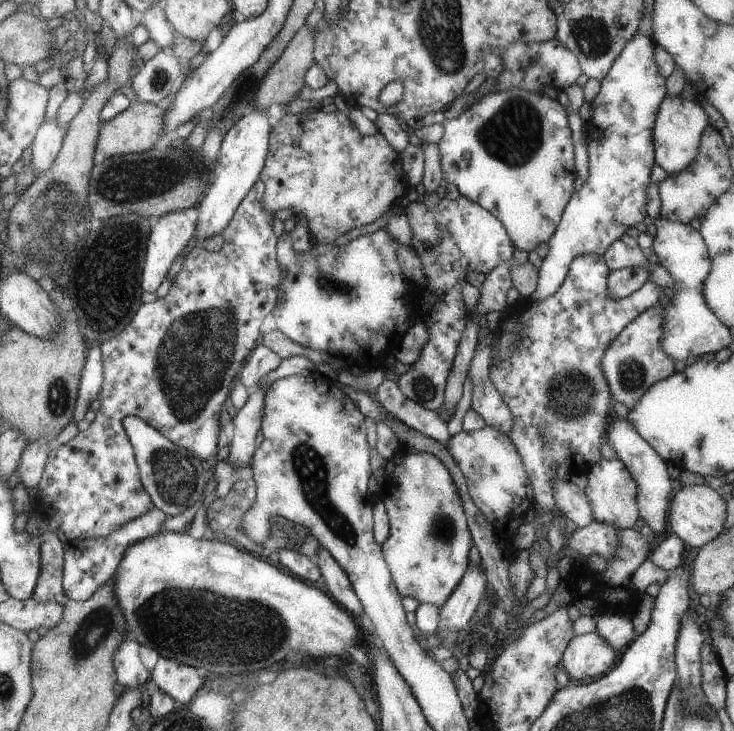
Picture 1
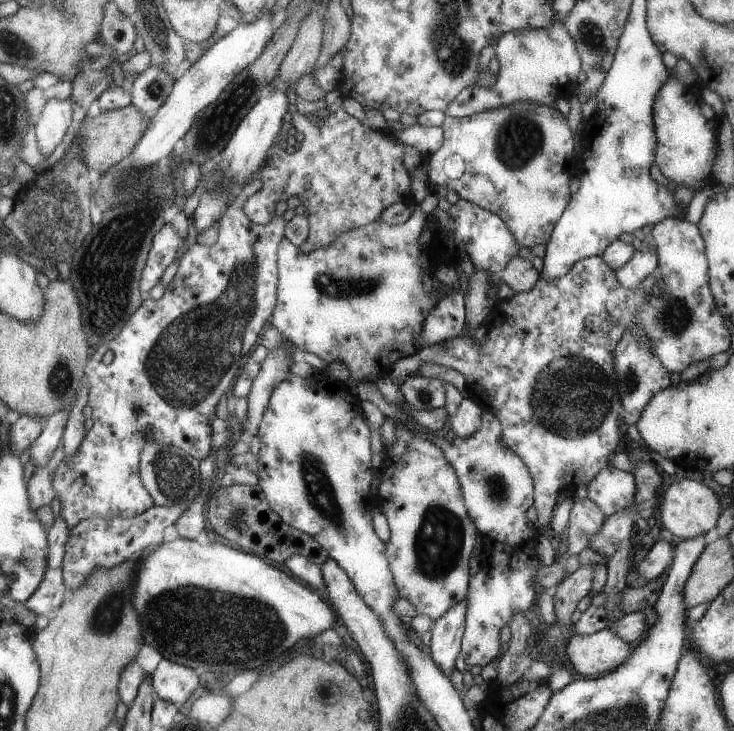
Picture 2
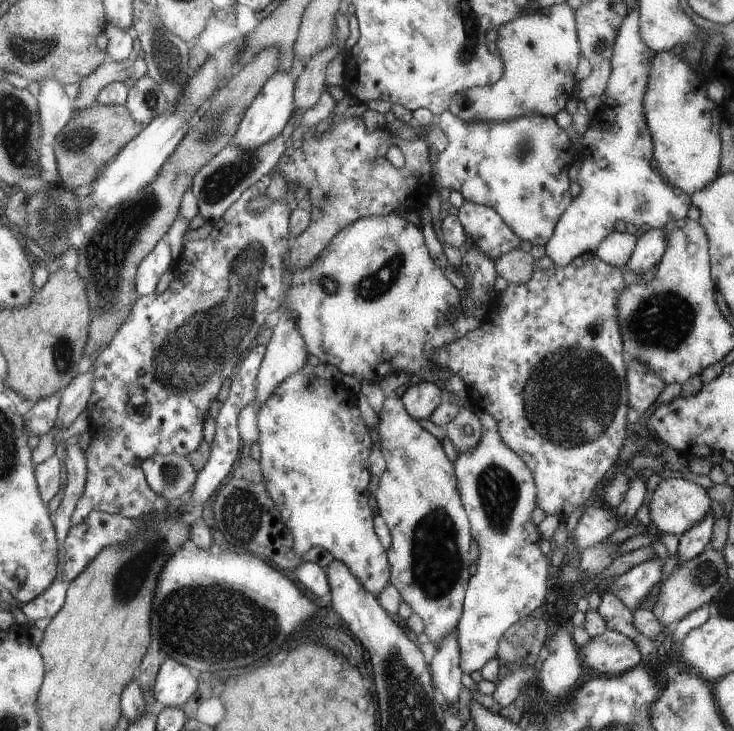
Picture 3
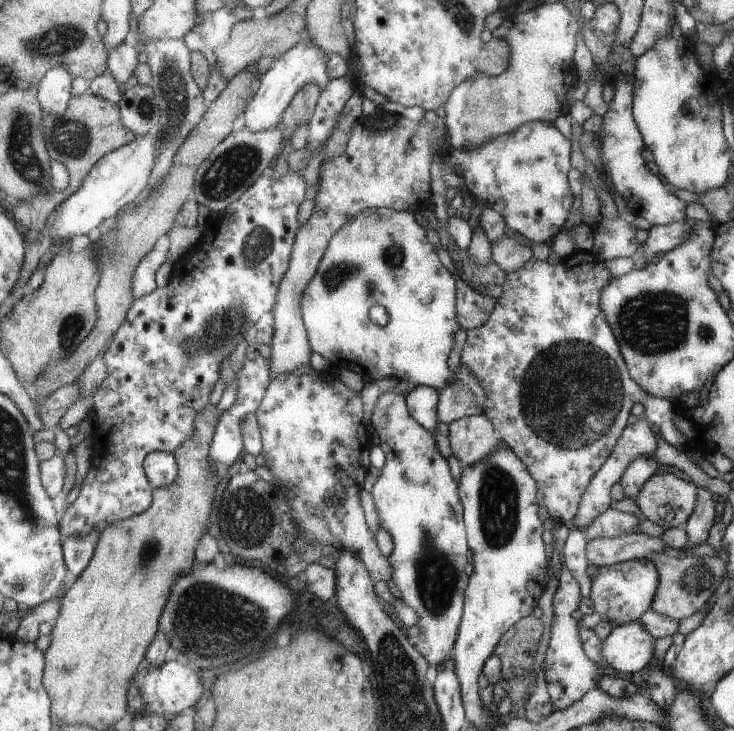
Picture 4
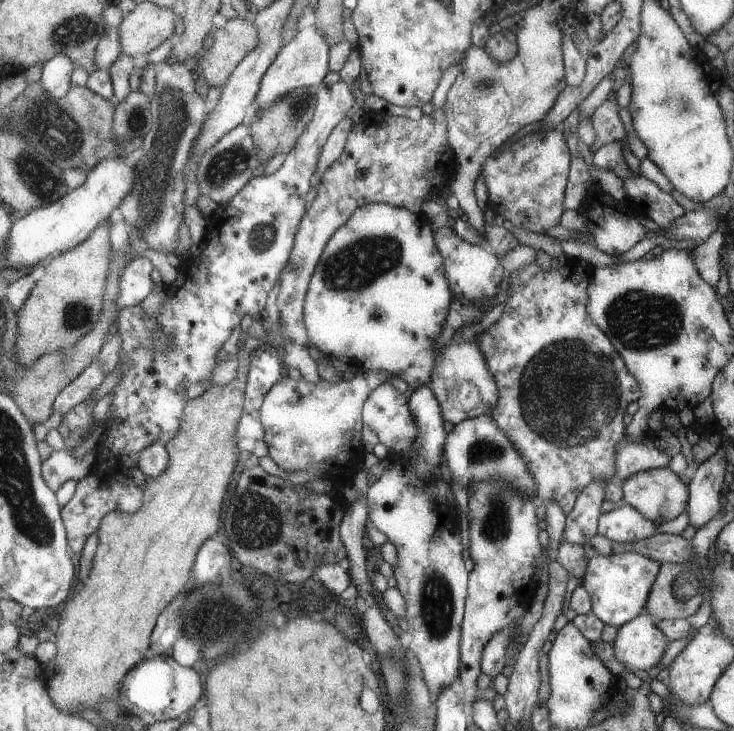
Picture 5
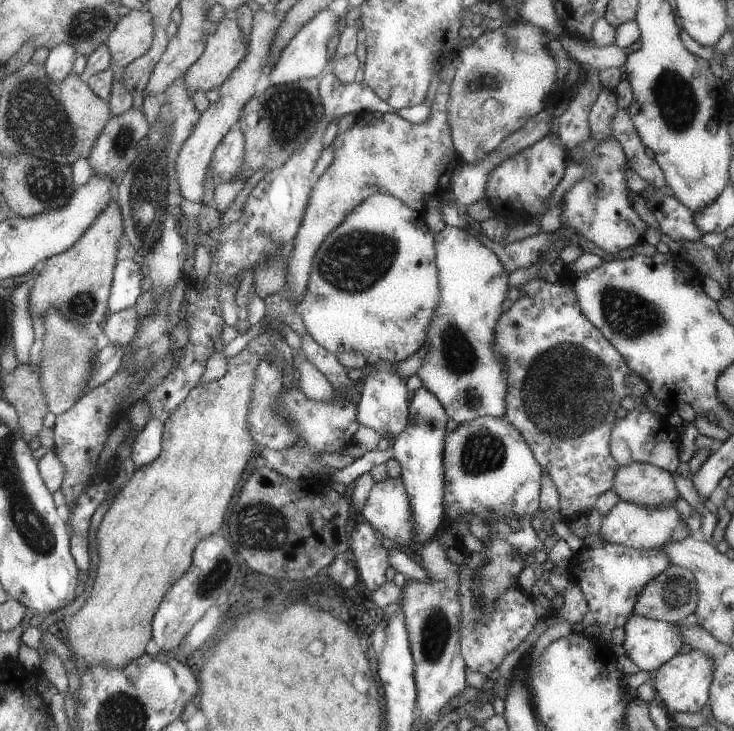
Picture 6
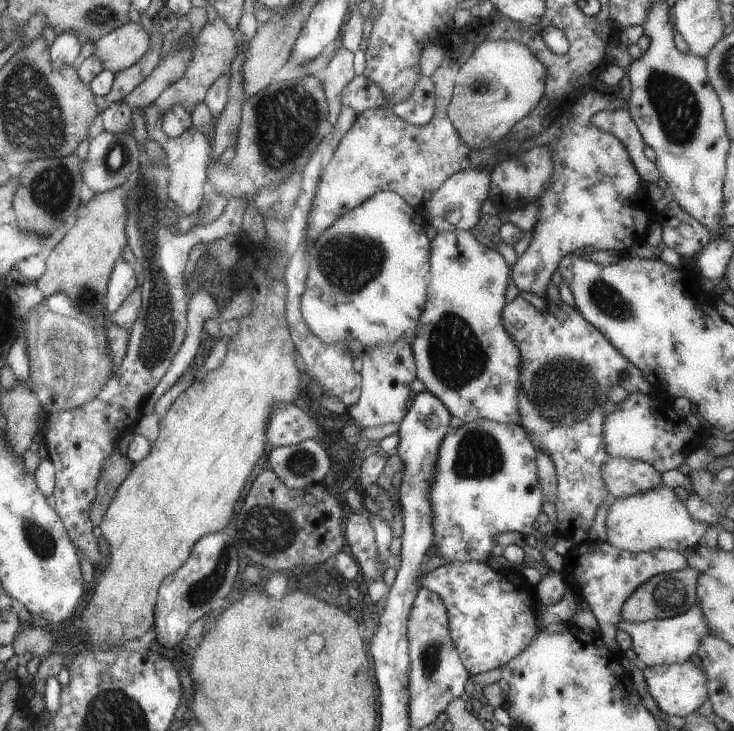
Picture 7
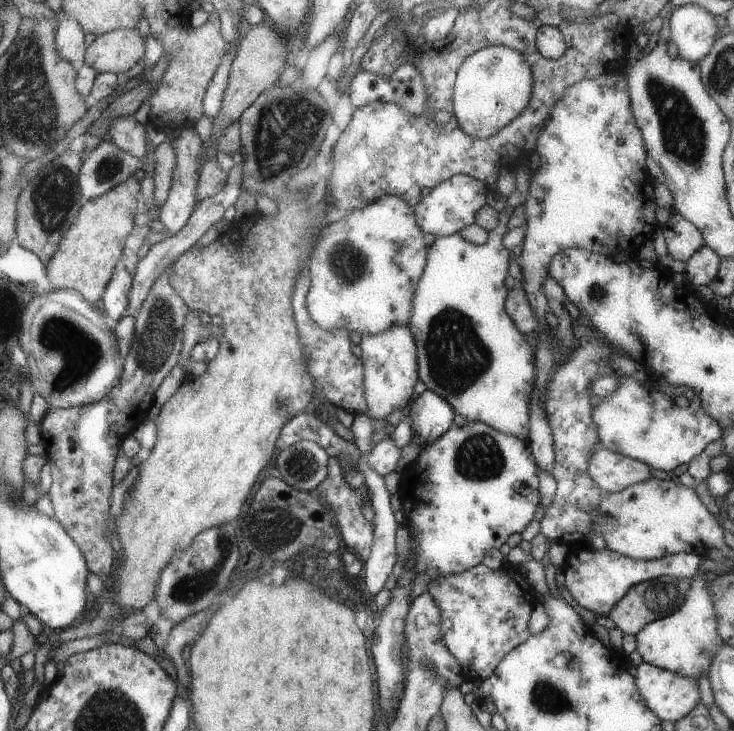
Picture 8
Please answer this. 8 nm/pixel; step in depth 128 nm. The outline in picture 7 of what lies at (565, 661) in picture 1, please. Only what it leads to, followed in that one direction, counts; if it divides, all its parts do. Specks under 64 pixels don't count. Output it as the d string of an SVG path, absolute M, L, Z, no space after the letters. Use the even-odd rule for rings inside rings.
M698 602L691 605L681 614L664 618L649 619L646 621L627 622L621 619L617 630L625 631L630 636L630 649L635 653L635 662L639 666L659 666L662 664L679 664L687 662L691 654L697 653L698 644L709 634L706 620Z

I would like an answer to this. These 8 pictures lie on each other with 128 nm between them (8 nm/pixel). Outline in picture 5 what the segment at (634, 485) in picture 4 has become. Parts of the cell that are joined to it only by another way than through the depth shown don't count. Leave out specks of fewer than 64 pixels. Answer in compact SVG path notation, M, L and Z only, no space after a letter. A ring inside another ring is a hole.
M646 438L640 441L623 440L623 446L617 450L614 480L619 484L631 475L647 469L658 469L667 466L669 457L657 450Z

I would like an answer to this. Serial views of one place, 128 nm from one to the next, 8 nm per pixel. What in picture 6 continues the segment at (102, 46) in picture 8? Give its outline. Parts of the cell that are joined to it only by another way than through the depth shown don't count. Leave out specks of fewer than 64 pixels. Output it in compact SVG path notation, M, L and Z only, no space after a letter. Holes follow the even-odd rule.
M143 6L139 10L130 10L115 23L114 30L110 32L105 40L106 47L110 52L111 62L109 67L112 70L126 67L132 60L139 58L144 52L149 50L153 38L153 17L147 8Z

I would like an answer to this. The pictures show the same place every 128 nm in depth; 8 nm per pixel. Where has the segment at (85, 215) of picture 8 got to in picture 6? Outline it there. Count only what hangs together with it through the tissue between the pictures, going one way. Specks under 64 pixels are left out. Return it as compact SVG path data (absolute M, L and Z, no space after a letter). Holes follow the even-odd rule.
M111 199L108 205L95 217L82 236L63 252L51 255L44 260L44 267L32 280L28 295L28 308L31 318L43 317L47 308L56 308L62 318L85 326L89 322L101 325L108 310L107 294L110 294L109 282L114 272L117 240L122 234L122 214L120 208Z

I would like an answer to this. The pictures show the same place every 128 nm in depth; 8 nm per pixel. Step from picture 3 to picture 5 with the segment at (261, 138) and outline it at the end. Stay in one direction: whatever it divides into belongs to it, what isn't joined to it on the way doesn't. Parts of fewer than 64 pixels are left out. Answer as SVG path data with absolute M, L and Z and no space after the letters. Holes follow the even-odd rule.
M313 26L296 32L290 42L284 43L277 56L262 74L255 98L255 110L266 111L290 90L297 87L316 87L328 73L328 44L322 34Z

